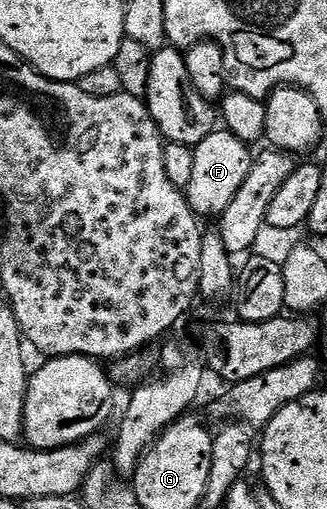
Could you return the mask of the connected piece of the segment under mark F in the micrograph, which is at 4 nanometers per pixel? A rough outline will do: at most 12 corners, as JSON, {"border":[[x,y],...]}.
{"border":[[215,130],[192,145],[183,190],[199,218],[220,217],[255,152]]}

